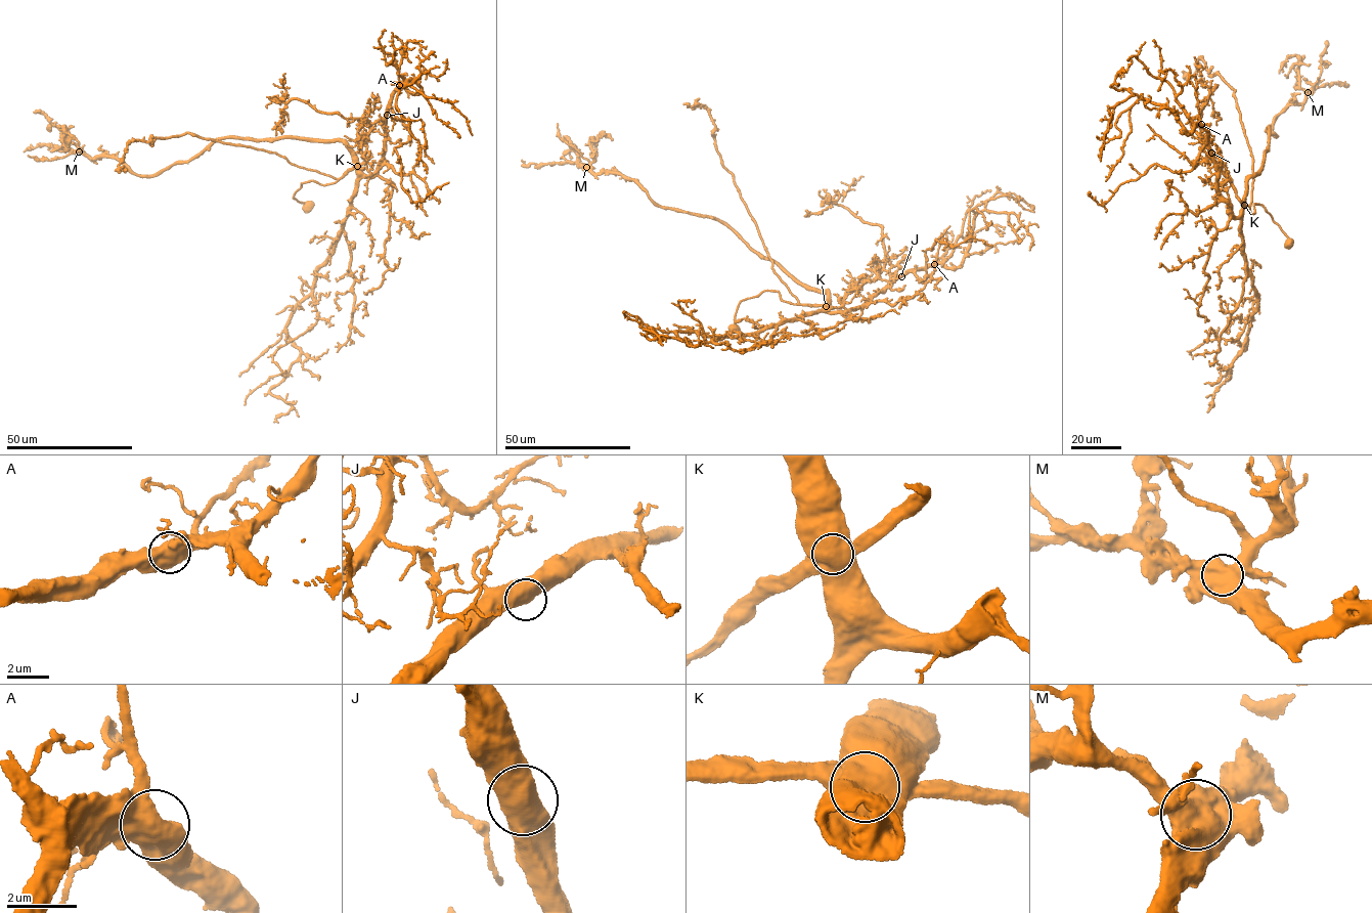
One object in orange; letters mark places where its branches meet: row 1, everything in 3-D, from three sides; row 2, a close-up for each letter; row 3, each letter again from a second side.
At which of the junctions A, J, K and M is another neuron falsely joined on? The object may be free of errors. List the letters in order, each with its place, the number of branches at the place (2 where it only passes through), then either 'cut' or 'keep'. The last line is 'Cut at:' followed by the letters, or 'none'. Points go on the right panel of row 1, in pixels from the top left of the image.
A: place (1201, 124); branches 2; keep
J: place (1211, 153); branches 2; keep
K: place (1244, 205); branches 2; cut
M: place (1308, 92); branches 2; keep
Cut at: K

